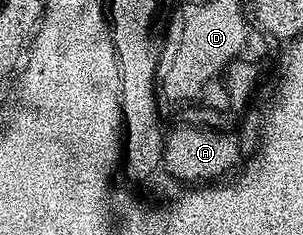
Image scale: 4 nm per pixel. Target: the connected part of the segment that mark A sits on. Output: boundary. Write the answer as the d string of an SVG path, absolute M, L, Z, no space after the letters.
M202 104L200 112L194 112L186 120L194 120L194 128L181 128L179 133L171 133L165 137L163 169L168 169L170 177L177 178L180 182L188 182L184 184L212 184L231 175L241 165L240 142L236 138L228 139L226 116L212 114L212 108Z

